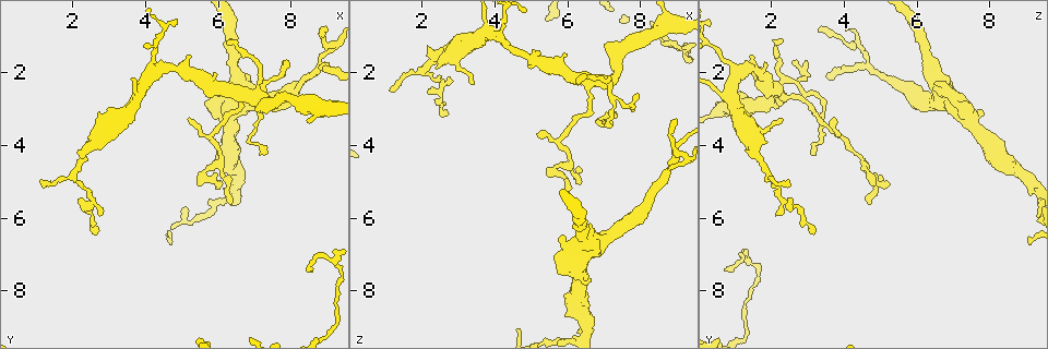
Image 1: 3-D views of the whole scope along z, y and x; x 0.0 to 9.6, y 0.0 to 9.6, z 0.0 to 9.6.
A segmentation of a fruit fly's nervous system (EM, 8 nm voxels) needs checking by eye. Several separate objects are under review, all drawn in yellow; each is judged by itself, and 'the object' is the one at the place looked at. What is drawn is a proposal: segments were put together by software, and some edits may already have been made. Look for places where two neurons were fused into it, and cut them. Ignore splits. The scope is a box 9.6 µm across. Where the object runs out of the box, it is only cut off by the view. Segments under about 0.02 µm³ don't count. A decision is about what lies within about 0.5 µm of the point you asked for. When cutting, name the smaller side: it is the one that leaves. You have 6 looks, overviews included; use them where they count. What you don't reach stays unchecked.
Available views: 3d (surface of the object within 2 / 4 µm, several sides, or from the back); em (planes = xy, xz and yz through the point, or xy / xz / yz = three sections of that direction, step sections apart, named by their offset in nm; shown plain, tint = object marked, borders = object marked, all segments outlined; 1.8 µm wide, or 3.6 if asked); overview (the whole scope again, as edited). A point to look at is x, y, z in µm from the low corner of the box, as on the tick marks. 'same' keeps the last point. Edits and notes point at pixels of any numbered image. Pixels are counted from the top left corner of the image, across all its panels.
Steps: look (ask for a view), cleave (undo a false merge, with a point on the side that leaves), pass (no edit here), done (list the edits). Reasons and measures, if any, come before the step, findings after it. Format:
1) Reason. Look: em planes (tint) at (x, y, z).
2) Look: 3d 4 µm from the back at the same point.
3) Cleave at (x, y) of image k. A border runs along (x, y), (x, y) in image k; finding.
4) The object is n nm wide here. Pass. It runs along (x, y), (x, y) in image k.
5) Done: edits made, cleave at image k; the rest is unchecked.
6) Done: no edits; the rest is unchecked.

Branch point. Look: 3d 2 µm at (8.75, 1.85, 4.70).

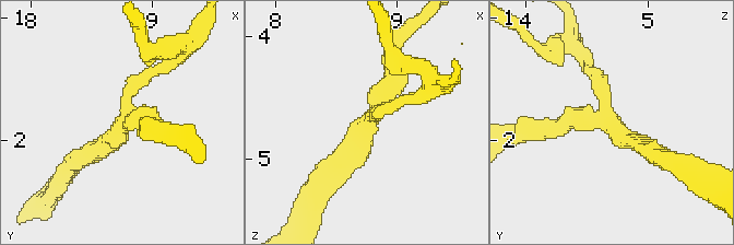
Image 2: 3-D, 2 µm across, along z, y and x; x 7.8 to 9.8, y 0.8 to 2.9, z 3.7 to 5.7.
Shape alone is not enough. Look: em planes (tint) at (8.74, 1.84, 4.68).

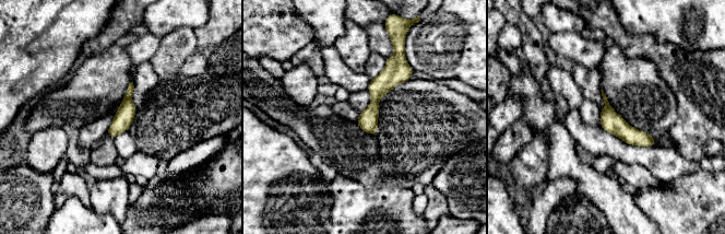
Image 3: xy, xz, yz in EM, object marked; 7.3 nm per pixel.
Pass. It runs along (399, 62), (377, 90), (369, 130) in image 3; one neuron here.

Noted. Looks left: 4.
Look: 3d 4 µm at (6.40, 2.55, 2.20).

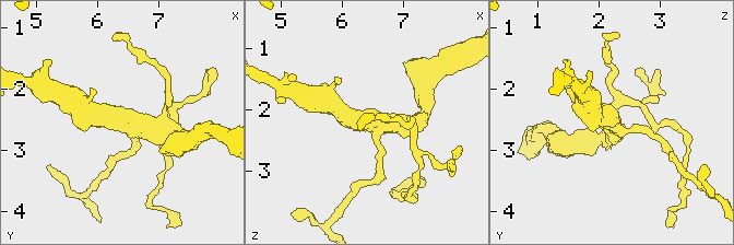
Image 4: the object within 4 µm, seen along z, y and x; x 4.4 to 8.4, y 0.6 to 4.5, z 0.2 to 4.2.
Look: em planes (tint) at (6.50, 2.55, 2.20).

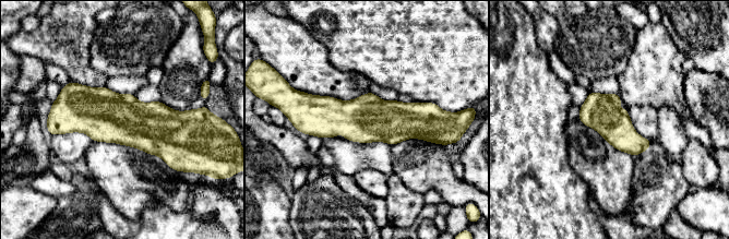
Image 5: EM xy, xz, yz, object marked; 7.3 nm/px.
Pass. It runs along (57, 117), (188, 128) in image 5; one neuron here.

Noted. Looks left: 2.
Look: em 3.6 µm planes (plain) at (6.65, 2.40, 6.65).

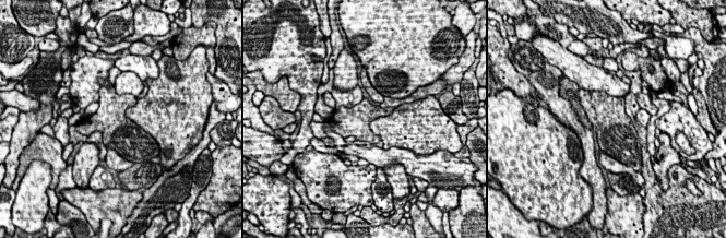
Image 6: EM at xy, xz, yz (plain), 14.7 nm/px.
Where the object lies. Look: em 3.6 µm planes (tint) at the same point.

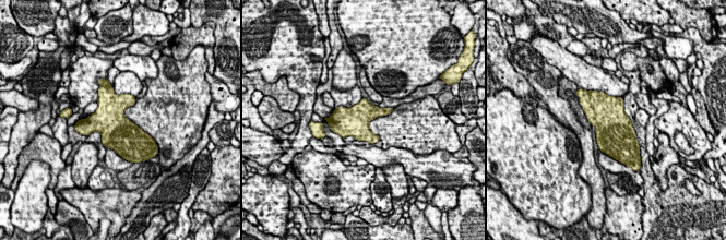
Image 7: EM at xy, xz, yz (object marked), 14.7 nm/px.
Pass. All the same neuron.

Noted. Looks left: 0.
Done: no edits; the rest is unchecked.

